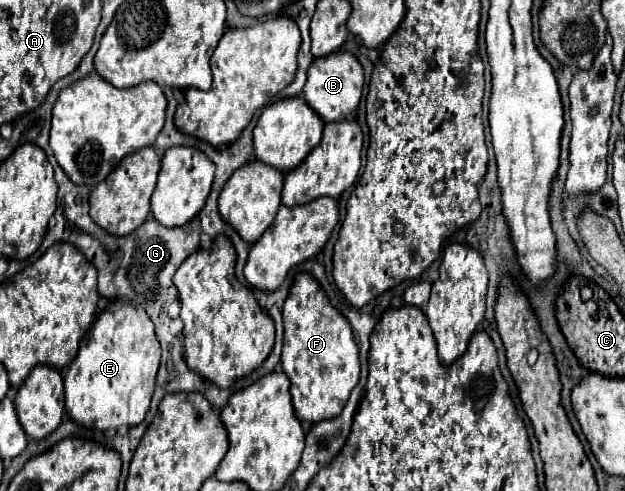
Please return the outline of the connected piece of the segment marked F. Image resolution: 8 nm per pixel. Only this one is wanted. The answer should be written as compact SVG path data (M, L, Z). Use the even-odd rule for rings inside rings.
M298 273L282 307L284 349L282 367L290 379L296 417L318 423L342 413L350 391L358 385L358 343L348 319L330 305L326 293L310 273Z

